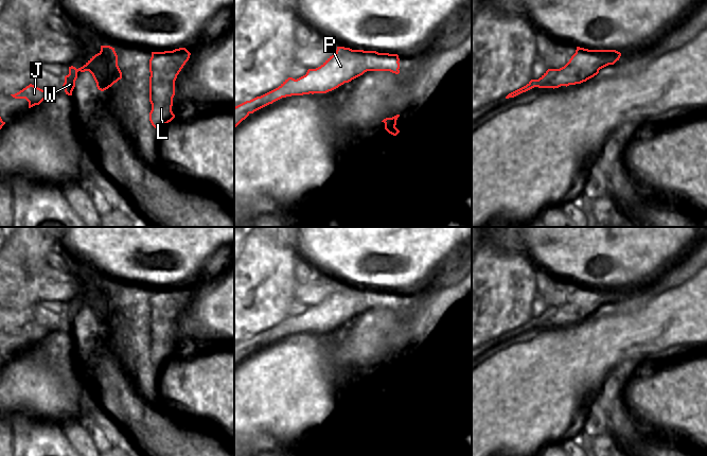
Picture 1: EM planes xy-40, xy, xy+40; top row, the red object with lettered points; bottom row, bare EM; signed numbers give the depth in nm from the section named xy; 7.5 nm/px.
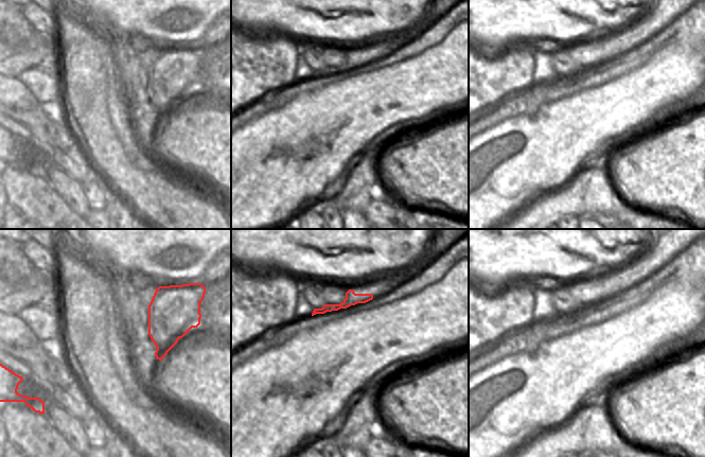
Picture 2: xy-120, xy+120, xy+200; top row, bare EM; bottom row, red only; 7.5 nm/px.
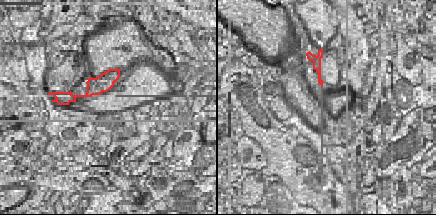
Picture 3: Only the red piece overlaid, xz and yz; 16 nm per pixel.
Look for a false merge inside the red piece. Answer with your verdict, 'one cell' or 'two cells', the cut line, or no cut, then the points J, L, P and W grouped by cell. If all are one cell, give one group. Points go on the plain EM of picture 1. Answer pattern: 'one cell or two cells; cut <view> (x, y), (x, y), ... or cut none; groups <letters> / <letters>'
two cells; cut xy (390, 292), (390, 296), (398, 300); groups J P W / L

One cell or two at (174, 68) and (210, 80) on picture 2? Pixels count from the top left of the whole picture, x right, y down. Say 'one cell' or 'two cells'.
two cells

